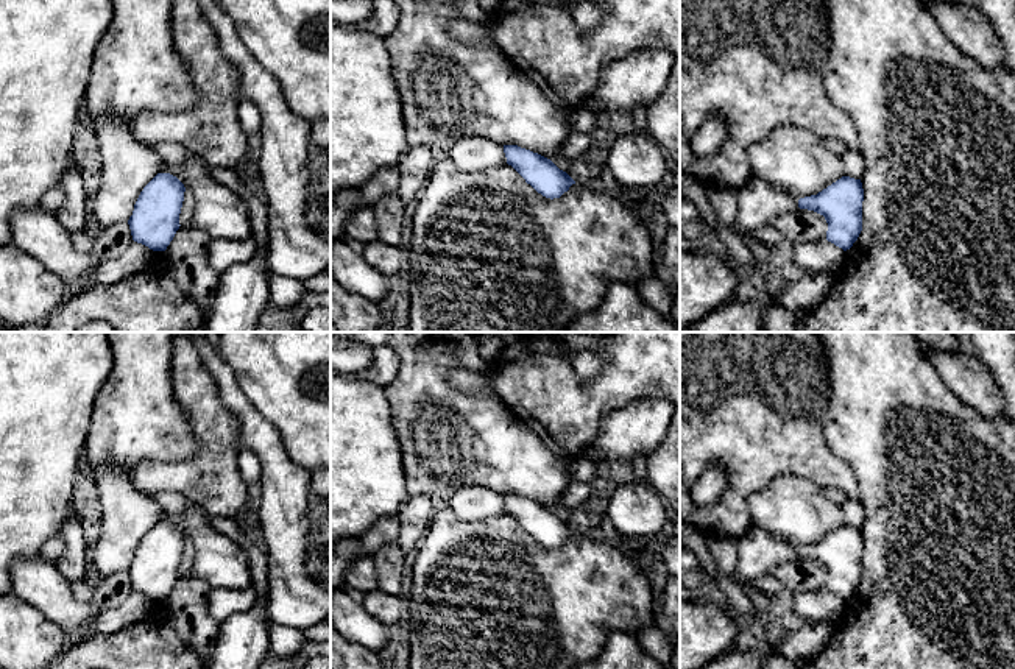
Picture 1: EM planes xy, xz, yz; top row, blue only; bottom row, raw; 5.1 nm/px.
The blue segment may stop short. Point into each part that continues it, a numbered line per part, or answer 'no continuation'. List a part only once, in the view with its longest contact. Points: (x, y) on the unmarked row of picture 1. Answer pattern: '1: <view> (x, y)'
1: yz (758, 551)

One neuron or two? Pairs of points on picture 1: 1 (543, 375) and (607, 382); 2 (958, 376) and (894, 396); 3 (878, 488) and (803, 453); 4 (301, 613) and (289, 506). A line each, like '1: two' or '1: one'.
1: one
2: two
3: two
4: one

